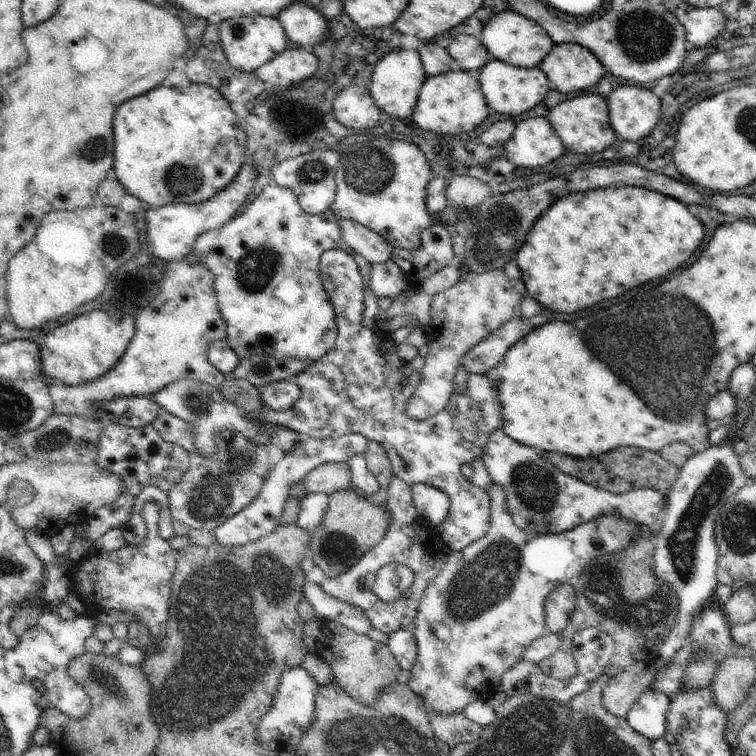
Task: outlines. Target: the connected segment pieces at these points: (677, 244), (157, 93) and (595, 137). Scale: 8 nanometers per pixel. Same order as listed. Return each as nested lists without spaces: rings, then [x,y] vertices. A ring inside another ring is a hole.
[[[642,187],[575,191],[564,194],[536,219],[514,259],[530,297],[554,312],[576,314],[680,268],[702,244],[706,236],[702,224],[679,200]]]
[[[190,83],[184,88],[157,86],[152,92],[124,102],[116,110],[112,170],[126,192],[150,204],[152,208],[167,204],[203,203],[236,178],[245,160],[248,146],[246,134],[243,118],[232,110],[231,104],[217,88],[204,83]]]
[[[588,93],[559,103],[551,109],[548,118],[569,153],[597,155],[606,150],[618,137],[612,126],[608,109],[607,100],[603,96]]]

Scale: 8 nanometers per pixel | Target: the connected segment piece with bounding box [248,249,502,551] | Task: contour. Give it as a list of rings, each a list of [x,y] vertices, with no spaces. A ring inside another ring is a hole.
[[[340,249],[327,250],[321,256],[319,269],[323,287],[334,308],[334,321],[337,328],[335,347],[326,356],[291,378],[300,387],[301,393],[288,410],[273,411],[264,406],[248,414],[262,425],[280,425],[306,437],[325,439],[339,437],[346,433],[358,433],[369,441],[379,442],[388,455],[394,477],[401,478],[411,487],[416,483],[433,486],[449,496],[451,509],[446,520],[439,527],[440,538],[451,551],[464,550],[470,544],[481,540],[490,529],[490,495],[483,488],[475,486],[466,479],[460,471],[460,466],[472,462],[476,456],[481,457],[489,436],[502,426],[501,404],[497,389],[485,374],[470,373],[467,392],[463,394],[453,392],[448,406],[442,412],[423,421],[410,418],[405,410],[407,402],[418,388],[420,373],[414,371],[410,363],[400,360],[396,353],[397,345],[388,338],[389,331],[378,326],[368,328],[362,324],[362,313],[365,308],[364,283],[354,257]]]

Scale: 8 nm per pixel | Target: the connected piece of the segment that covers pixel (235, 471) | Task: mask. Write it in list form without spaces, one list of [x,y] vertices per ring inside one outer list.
[[[162,411],[151,424],[160,436],[169,443],[184,447],[189,452],[189,469],[186,474],[177,482],[168,492],[168,503],[170,504],[170,513],[172,519],[190,526],[190,529],[206,529],[214,531],[220,524],[223,524],[228,518],[234,516],[251,504],[263,487],[264,481],[271,472],[270,458],[267,445],[258,445],[251,442],[250,439],[242,433],[236,431],[223,430],[215,436],[217,449],[210,456],[202,456],[194,449],[195,436],[190,433],[189,428],[184,427],[184,421],[173,414]]]

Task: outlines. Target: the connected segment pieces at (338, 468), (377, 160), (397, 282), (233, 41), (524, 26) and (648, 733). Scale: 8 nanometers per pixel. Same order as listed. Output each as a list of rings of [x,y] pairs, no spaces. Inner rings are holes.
[[[349,462],[324,463],[312,469],[302,483],[294,485],[289,495],[306,496],[308,493],[324,493],[328,496],[339,490],[354,490],[360,493],[352,482]]]
[[[378,136],[372,137],[372,140],[358,141],[346,147],[337,164],[337,173],[335,181],[337,191],[334,202],[329,209],[340,219],[356,221],[366,228],[377,232],[385,238],[393,248],[408,248],[408,250],[421,247],[421,234],[432,222],[430,213],[427,209],[426,195],[427,186],[434,178],[431,172],[431,166],[424,153],[418,146],[398,139],[374,140]]]
[[[392,259],[383,263],[374,263],[371,268],[369,285],[371,291],[380,297],[395,299],[413,282],[411,275],[403,272]]]
[[[242,15],[219,22],[219,35],[224,54],[230,66],[243,73],[254,73],[257,68],[284,52],[290,41],[276,17]]]
[[[510,9],[493,16],[477,36],[488,49],[494,60],[514,65],[515,67],[538,67],[555,45],[548,33],[534,19],[526,18]]]
[[[646,688],[642,696],[632,704],[632,709],[626,716],[627,722],[639,734],[651,742],[663,736],[666,731],[666,712],[670,708],[672,697],[664,692],[654,692]]]

